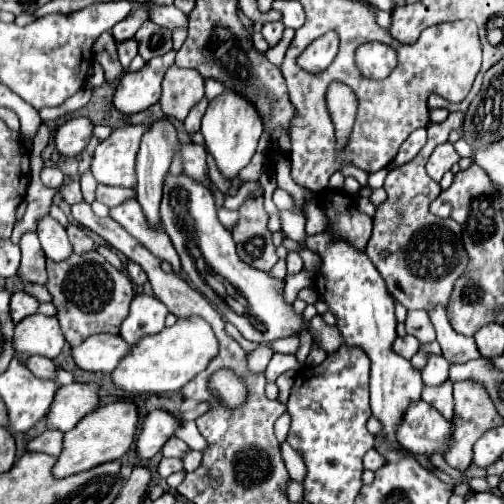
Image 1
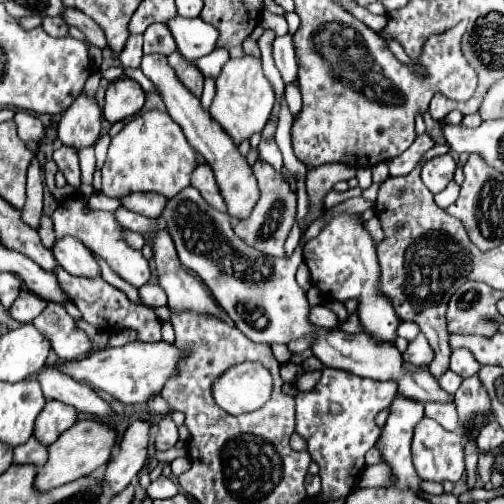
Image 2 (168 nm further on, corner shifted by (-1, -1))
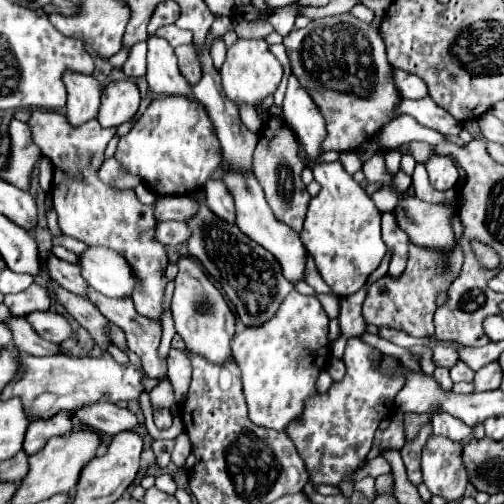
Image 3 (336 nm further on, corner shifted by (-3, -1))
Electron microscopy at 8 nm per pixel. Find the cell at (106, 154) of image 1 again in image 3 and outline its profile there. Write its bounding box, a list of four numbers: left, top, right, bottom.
[114,97,222,195]

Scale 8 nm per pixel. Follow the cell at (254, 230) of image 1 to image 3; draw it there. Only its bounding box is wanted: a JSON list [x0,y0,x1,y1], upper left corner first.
[254,117,310,233]

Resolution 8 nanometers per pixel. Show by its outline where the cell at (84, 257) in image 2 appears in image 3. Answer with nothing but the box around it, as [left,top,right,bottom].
[78,245,136,297]

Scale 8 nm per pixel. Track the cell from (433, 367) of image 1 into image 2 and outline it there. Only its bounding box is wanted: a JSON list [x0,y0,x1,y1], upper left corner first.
[438,371,462,393]

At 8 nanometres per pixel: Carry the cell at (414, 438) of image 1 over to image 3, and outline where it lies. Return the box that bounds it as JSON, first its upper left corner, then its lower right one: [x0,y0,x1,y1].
[422,435,468,501]

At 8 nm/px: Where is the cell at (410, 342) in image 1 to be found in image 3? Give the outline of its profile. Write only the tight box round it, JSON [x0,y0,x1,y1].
[432,347,458,367]

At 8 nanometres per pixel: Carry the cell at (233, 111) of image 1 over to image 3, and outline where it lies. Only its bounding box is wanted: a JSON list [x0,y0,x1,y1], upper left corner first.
[220,39,282,105]

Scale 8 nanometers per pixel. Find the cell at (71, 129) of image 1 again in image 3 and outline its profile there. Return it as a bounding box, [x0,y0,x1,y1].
[64,73,102,127]

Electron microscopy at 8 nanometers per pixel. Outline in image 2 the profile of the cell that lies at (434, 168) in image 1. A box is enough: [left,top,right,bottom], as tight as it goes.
[422,153,456,193]

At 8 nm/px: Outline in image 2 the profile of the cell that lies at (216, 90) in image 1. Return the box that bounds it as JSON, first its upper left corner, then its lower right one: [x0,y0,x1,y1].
[192,47,230,77]

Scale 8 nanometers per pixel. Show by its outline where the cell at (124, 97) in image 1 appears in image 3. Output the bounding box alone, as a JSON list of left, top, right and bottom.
[98,81,140,127]

